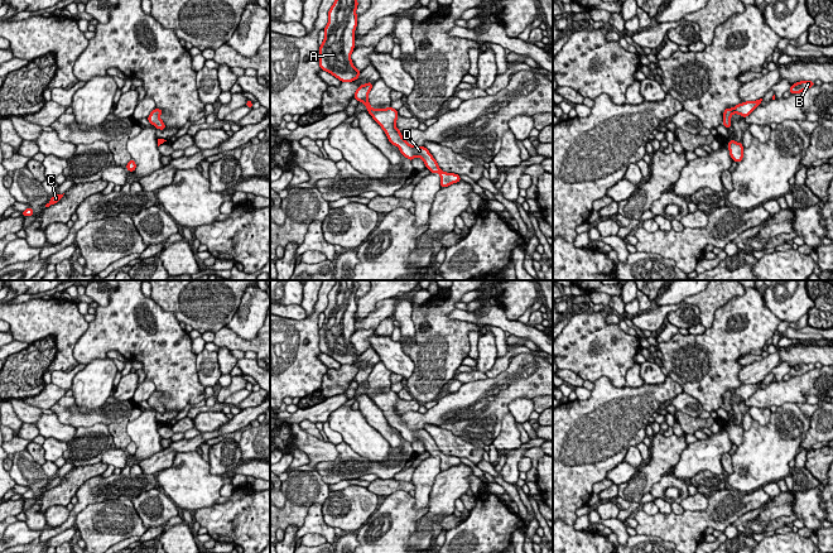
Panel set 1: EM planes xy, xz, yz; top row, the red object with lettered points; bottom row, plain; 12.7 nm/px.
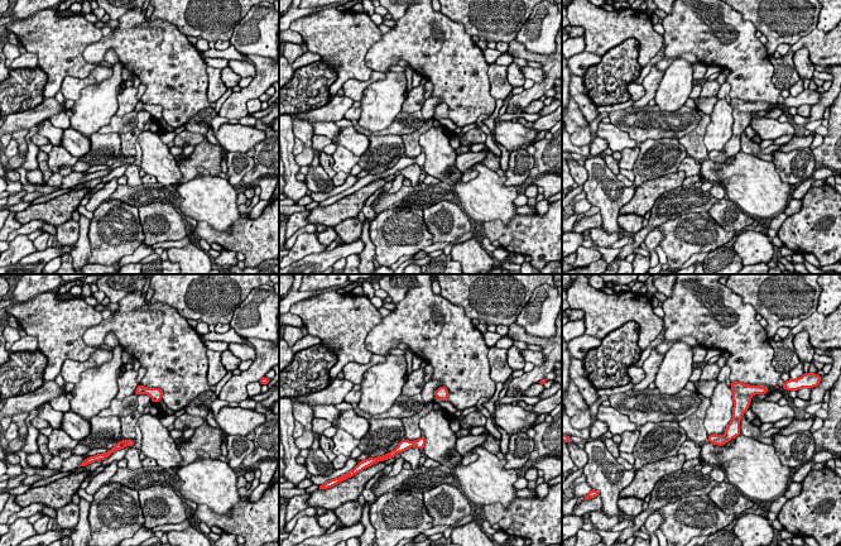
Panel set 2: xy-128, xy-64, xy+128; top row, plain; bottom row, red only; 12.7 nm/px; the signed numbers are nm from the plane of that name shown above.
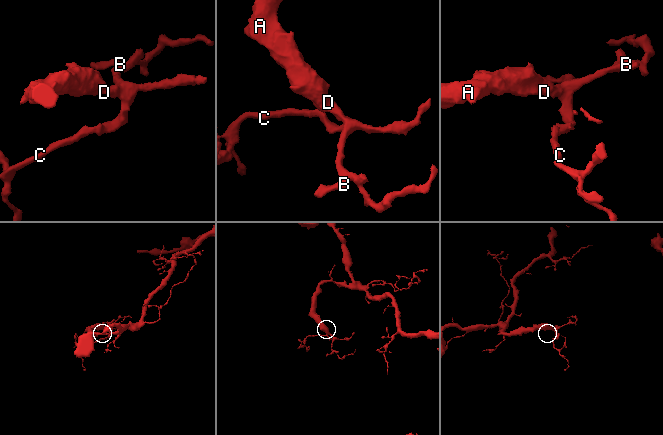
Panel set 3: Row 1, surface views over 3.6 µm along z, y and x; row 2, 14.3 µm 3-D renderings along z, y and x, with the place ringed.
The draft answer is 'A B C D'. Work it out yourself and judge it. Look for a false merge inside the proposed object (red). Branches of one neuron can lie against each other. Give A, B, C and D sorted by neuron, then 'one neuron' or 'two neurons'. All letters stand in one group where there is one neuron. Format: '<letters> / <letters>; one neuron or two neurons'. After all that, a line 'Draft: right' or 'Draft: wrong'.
A B C D; one neuron
Draft: right

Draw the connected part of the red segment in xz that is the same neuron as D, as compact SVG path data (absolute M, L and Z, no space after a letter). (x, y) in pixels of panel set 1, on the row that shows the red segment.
M367 82L366 85L360 85L353 97L358 102L363 102L367 112L372 116L372 119L381 126L385 131L389 141L400 149L401 155L408 158L410 162L419 157L423 159L425 167L430 170L430 173L438 173L440 175L440 188L446 188L453 183L461 182L461 175L456 173L443 172L437 160L429 153L425 146L410 145L403 136L400 130L396 129L395 124L399 117L398 110L389 106L387 109L372 109L369 102L369 92L372 88L372 82Z

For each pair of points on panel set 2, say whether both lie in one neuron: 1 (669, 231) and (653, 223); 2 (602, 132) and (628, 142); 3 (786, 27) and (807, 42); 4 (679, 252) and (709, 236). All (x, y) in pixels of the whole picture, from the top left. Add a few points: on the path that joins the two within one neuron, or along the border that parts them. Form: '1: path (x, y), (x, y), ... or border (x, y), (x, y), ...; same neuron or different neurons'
1: border (687, 214), (681, 214), (657, 226); different neurons
2: path (609, 132), (618, 140), (621, 140); same neuron
3: border (816, 28), (791, 46); different neurons
4: path (687, 244), (695, 236), (701, 236); same neuron

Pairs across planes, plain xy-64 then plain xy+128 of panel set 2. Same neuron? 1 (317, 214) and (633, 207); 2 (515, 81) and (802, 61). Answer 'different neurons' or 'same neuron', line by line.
1: same neuron
2: same neuron

